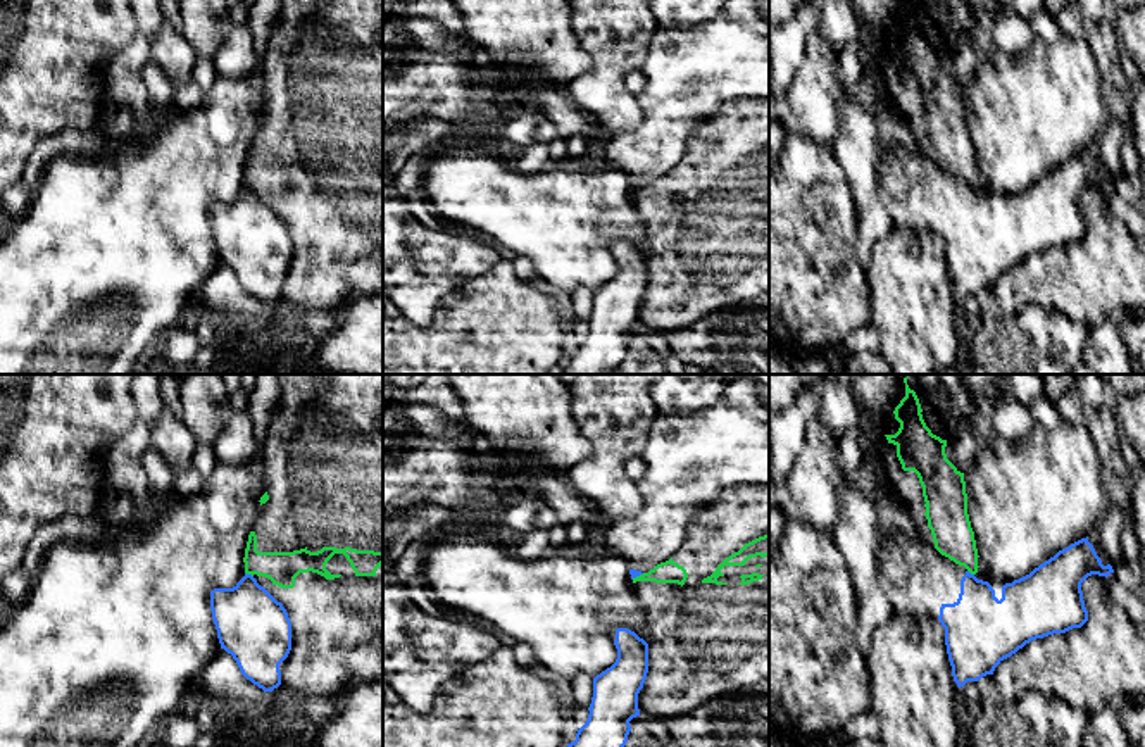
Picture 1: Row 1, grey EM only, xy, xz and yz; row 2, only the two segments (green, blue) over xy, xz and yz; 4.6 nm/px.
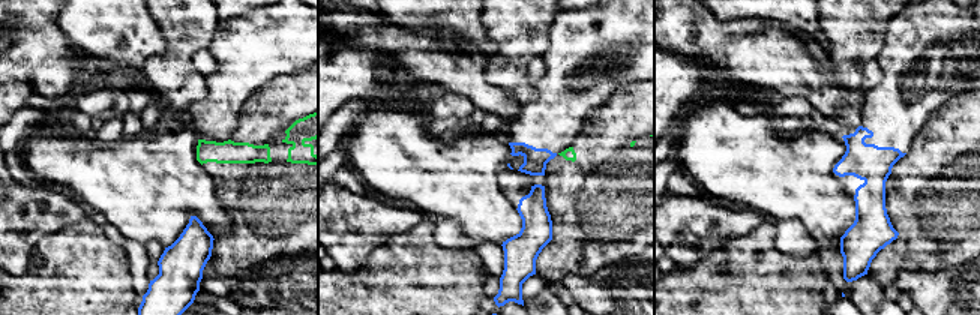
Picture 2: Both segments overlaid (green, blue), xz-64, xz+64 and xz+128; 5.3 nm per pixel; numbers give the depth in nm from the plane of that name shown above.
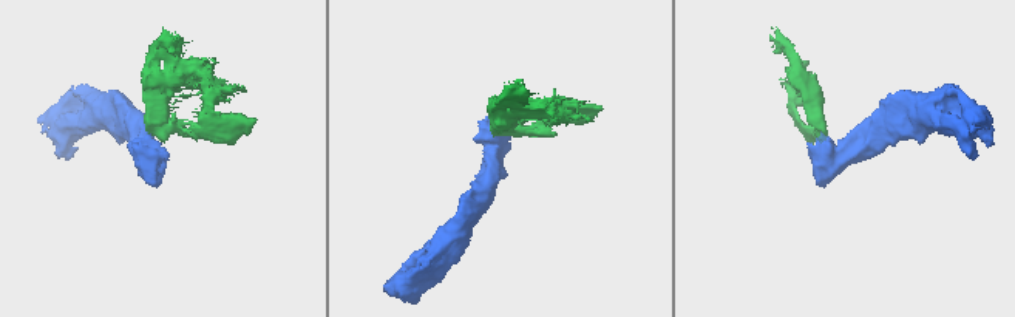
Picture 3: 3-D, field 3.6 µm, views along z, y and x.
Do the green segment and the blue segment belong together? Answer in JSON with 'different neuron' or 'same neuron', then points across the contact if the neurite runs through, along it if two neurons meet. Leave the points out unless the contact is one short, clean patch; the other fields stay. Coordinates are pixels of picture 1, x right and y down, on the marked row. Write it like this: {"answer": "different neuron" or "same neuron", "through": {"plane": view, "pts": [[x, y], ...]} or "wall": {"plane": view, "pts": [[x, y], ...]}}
{"answer": "different neuron", "wall": {"plane": "xy", "pts": [[245, 571], [252, 577]]}}

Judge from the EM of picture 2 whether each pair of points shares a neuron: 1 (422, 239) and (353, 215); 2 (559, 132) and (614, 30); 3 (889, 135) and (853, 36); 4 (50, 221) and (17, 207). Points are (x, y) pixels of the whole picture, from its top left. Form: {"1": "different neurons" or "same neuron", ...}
{"1": "different neurons", "2": "same neuron", "3": "different neurons", "4": "same neuron"}

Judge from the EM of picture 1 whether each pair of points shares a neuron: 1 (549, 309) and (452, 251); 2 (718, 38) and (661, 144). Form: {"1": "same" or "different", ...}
{"1": "different", "2": "same"}

